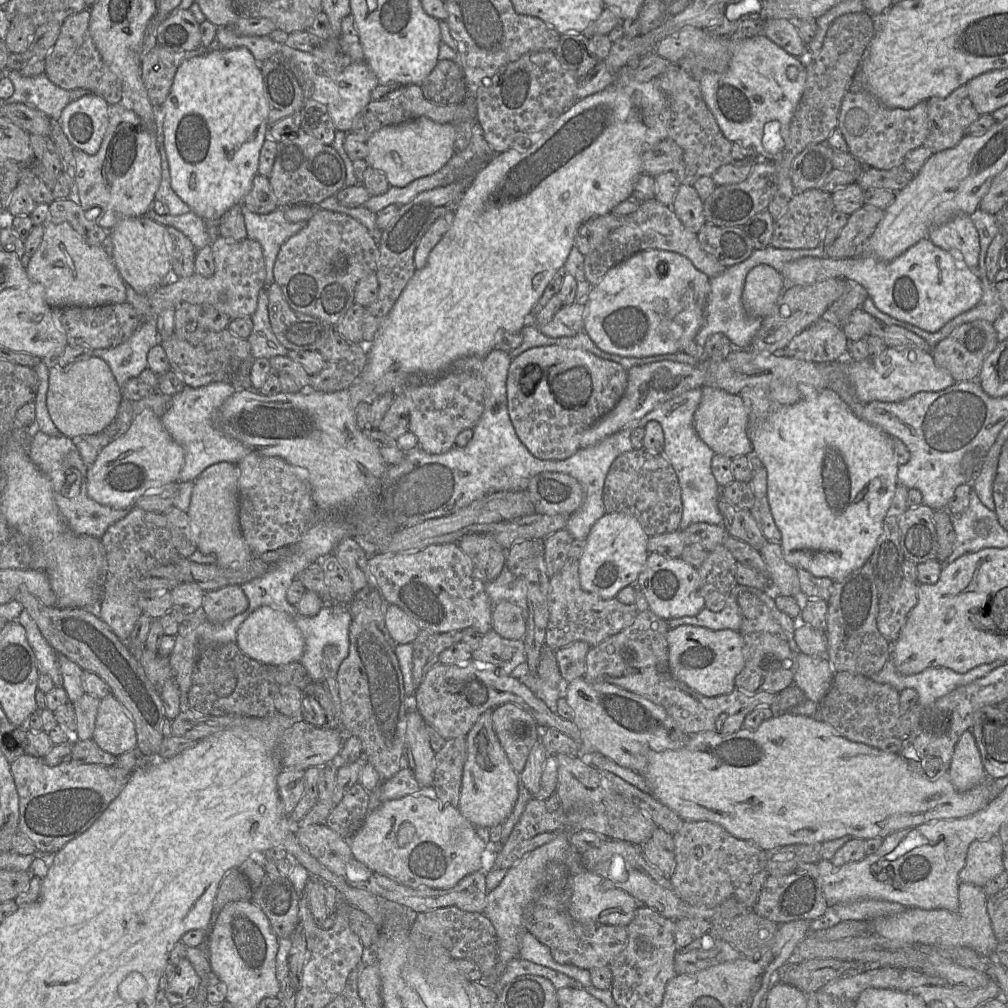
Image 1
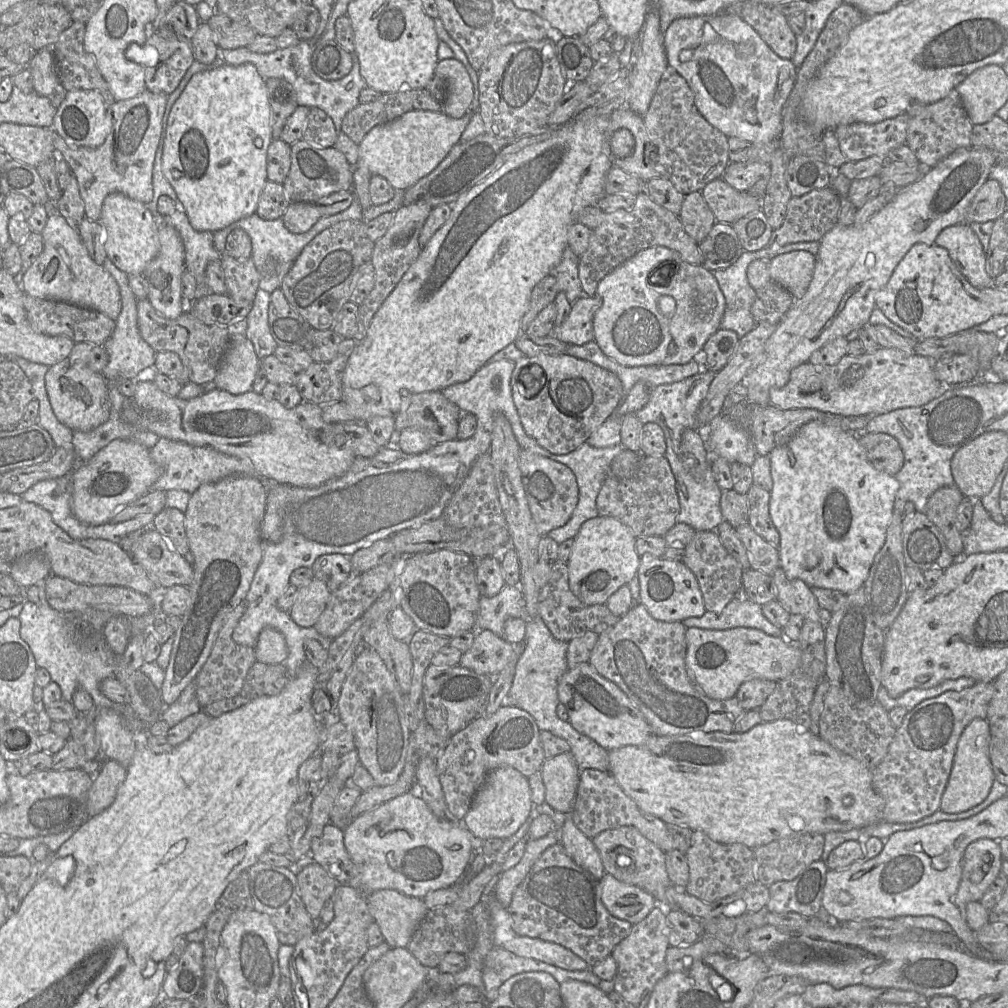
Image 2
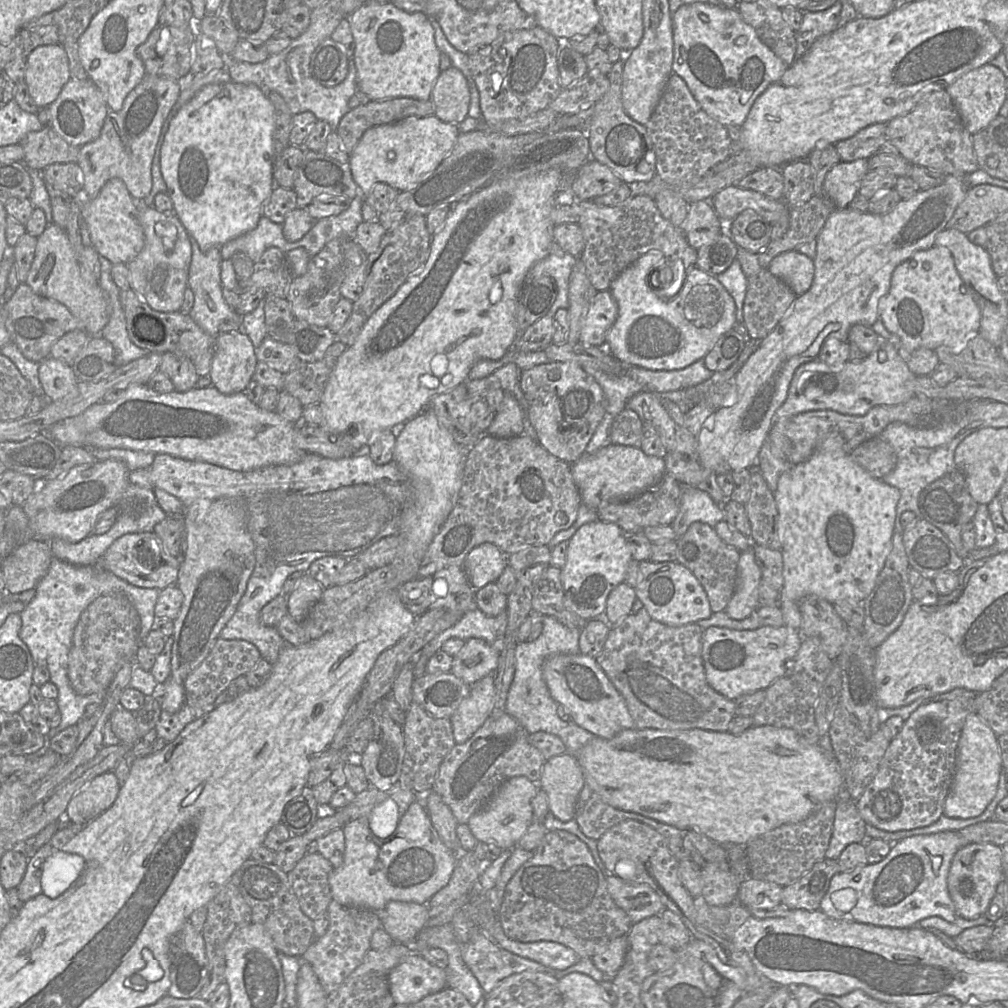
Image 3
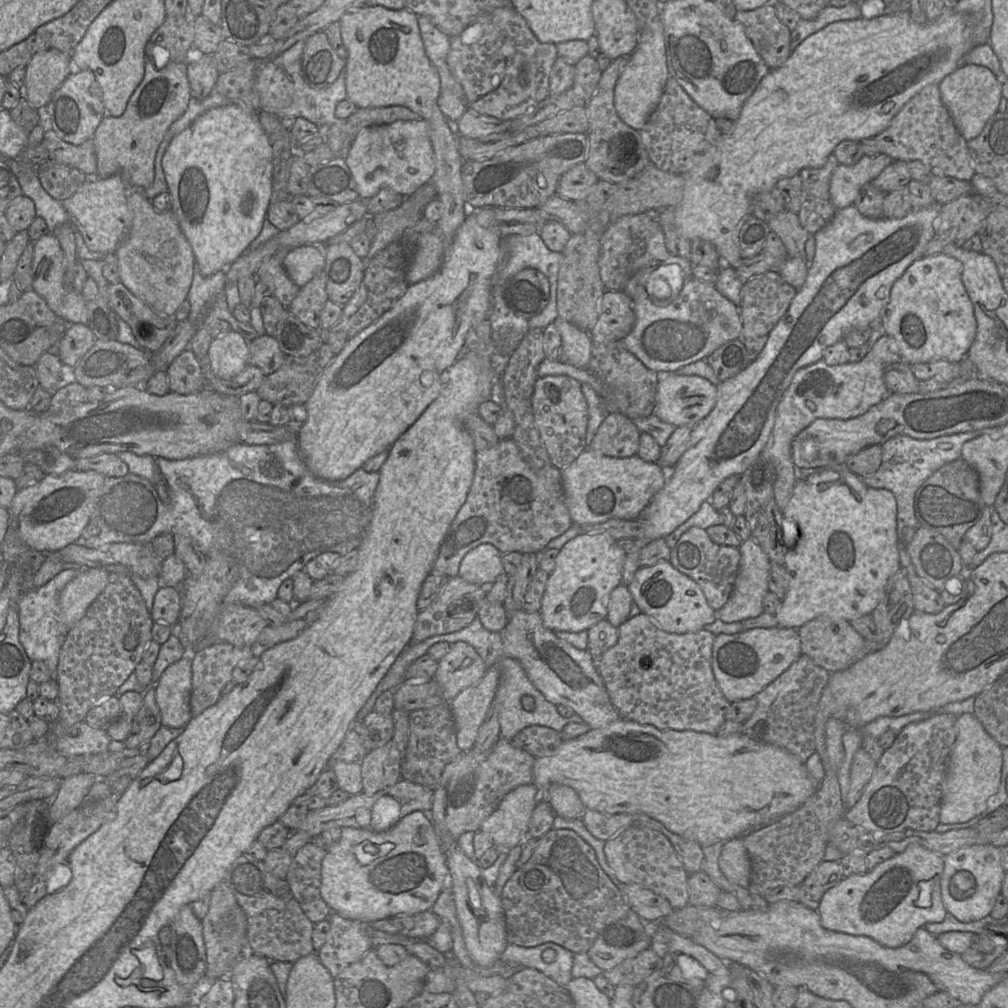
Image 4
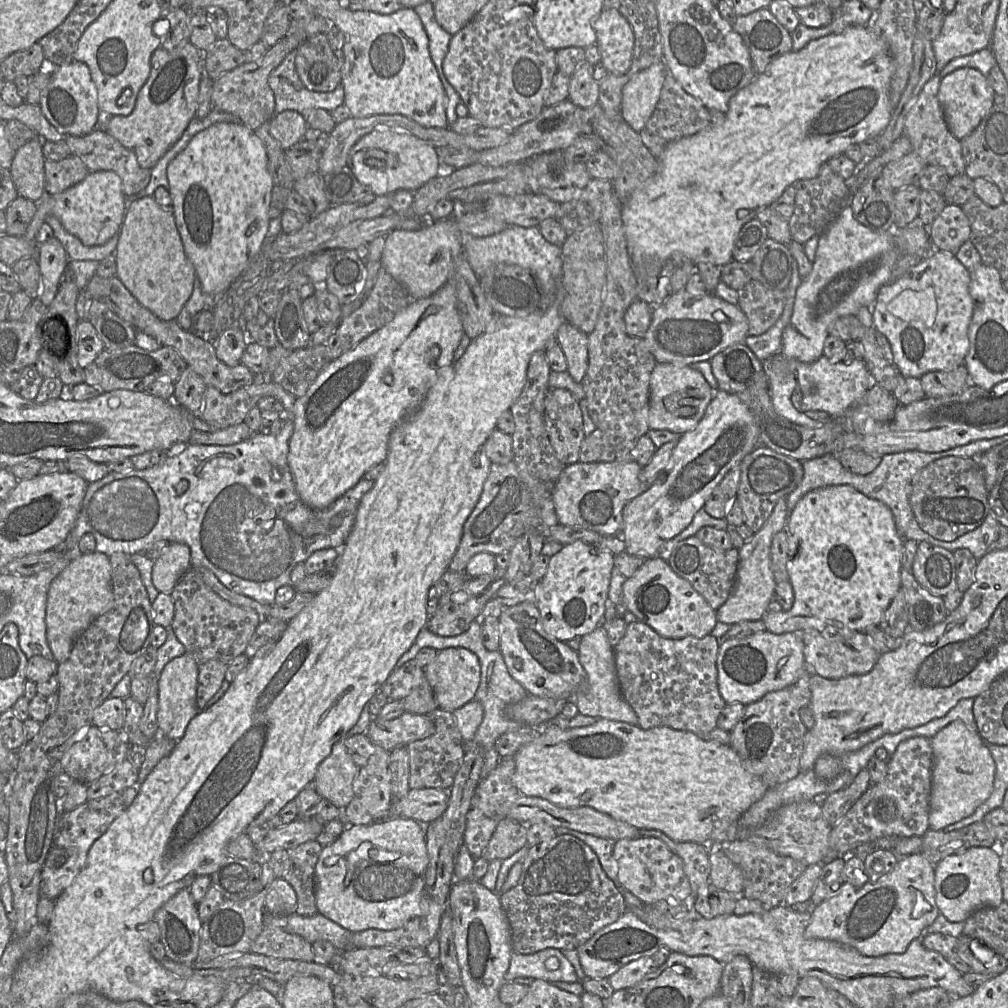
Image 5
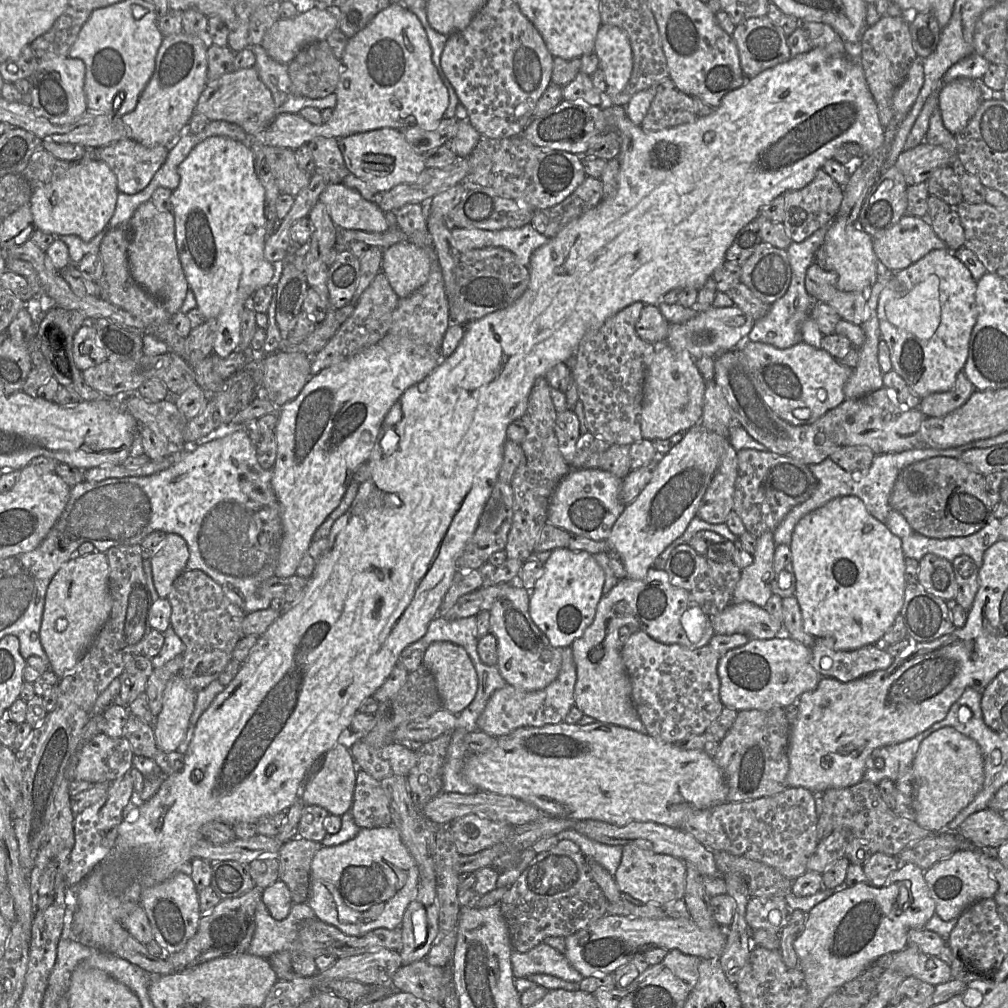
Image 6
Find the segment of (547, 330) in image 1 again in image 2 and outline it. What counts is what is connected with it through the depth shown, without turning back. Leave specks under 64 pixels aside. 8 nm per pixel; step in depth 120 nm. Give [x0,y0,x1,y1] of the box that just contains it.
[549,295,601,345]

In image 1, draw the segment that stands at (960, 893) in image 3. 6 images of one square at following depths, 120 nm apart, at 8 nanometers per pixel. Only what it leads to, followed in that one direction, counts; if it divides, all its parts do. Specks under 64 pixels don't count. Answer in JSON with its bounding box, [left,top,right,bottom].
[959,835,1004,887]

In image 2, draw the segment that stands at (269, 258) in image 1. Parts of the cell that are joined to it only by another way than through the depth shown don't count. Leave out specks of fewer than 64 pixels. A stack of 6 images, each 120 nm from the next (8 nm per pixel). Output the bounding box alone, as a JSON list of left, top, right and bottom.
[213,195,363,293]

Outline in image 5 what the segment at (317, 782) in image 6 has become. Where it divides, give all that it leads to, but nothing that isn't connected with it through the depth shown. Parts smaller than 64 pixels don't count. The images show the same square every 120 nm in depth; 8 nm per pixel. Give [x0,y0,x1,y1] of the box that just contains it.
[311,738,360,809]

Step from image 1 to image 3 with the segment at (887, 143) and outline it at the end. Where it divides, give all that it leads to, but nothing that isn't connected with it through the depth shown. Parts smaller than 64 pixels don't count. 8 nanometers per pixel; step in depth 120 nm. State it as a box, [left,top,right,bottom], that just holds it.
[835,123,887,161]

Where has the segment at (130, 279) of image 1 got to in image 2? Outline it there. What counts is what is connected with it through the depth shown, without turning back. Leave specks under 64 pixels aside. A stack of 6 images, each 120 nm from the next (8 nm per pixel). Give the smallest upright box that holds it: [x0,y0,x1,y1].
[100,192,160,275]

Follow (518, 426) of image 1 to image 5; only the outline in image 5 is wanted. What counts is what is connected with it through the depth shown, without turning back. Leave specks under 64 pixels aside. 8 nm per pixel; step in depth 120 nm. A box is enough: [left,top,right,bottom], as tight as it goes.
[544,388,585,465]

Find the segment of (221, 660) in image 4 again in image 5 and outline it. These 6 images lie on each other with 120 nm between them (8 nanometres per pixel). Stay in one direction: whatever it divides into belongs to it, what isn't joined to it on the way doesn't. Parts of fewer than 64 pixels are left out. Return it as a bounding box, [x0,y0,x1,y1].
[196,659,227,711]

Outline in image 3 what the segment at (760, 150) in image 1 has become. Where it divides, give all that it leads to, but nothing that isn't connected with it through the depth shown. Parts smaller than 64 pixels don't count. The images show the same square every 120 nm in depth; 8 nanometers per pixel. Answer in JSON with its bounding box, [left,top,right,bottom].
[672,2,788,126]

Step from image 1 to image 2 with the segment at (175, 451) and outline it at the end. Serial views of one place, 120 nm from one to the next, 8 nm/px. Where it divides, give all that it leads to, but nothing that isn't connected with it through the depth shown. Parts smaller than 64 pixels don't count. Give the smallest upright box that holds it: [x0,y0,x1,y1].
[71,440,161,524]

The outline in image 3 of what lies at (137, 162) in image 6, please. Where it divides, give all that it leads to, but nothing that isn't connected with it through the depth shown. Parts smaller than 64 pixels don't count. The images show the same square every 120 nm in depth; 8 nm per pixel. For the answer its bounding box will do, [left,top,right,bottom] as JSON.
[19,126,79,172]

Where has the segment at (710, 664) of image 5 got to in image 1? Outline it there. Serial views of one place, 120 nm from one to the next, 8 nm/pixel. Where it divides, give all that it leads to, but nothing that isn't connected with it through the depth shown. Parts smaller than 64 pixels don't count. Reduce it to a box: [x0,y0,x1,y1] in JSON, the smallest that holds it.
[584,609,776,734]

